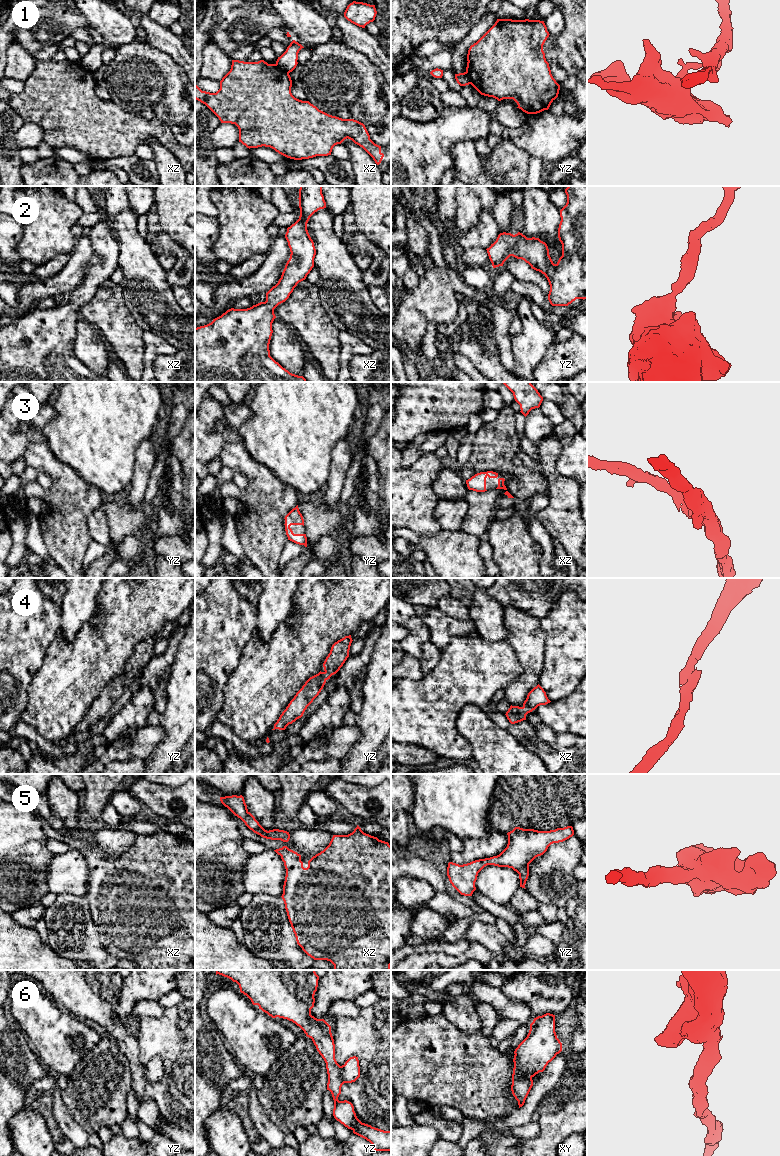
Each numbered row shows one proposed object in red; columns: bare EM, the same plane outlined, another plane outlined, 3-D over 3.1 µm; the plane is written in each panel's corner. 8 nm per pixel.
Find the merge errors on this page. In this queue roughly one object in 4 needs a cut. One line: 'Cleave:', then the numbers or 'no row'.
Cleave: 1

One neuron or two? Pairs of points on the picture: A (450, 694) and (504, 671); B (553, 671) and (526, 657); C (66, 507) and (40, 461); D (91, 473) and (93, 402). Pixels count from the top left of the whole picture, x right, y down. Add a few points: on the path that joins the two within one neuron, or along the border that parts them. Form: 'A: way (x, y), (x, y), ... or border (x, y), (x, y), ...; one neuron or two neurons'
A: way (463, 681), (473, 671), (491, 671); one neuron
B: border (546, 643), (543, 669), (538, 683); two neurons
C: way (66, 495), (66, 483), (52, 469); one neuron
D: way (93, 455), (93, 420); one neuron

